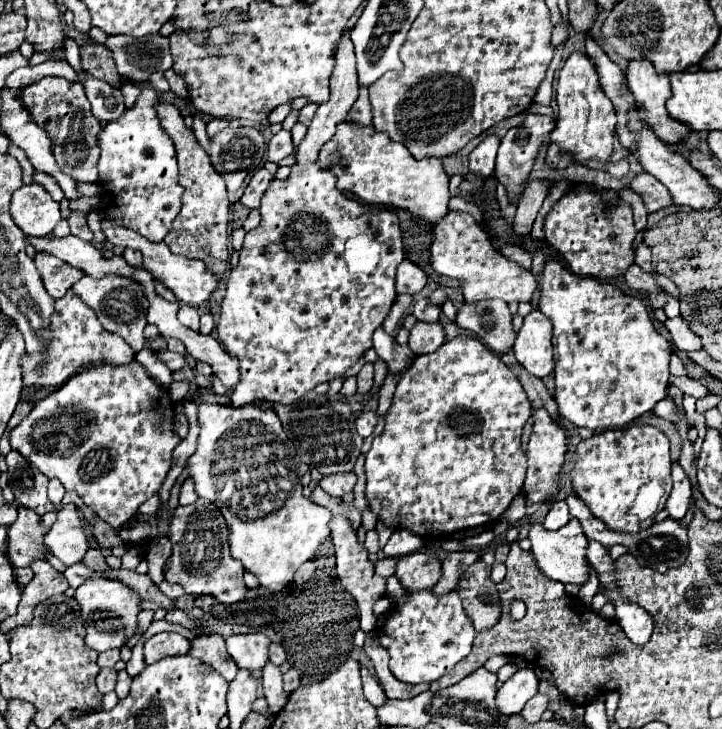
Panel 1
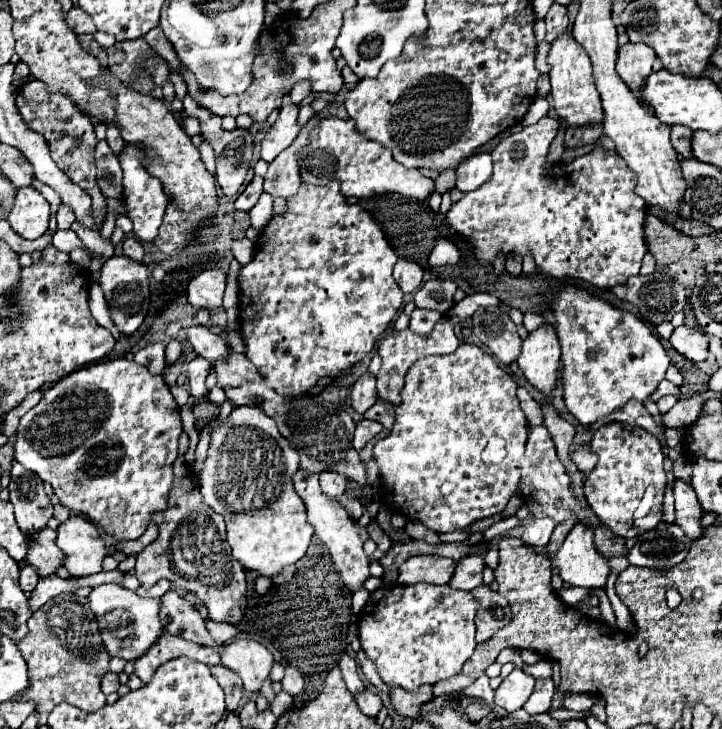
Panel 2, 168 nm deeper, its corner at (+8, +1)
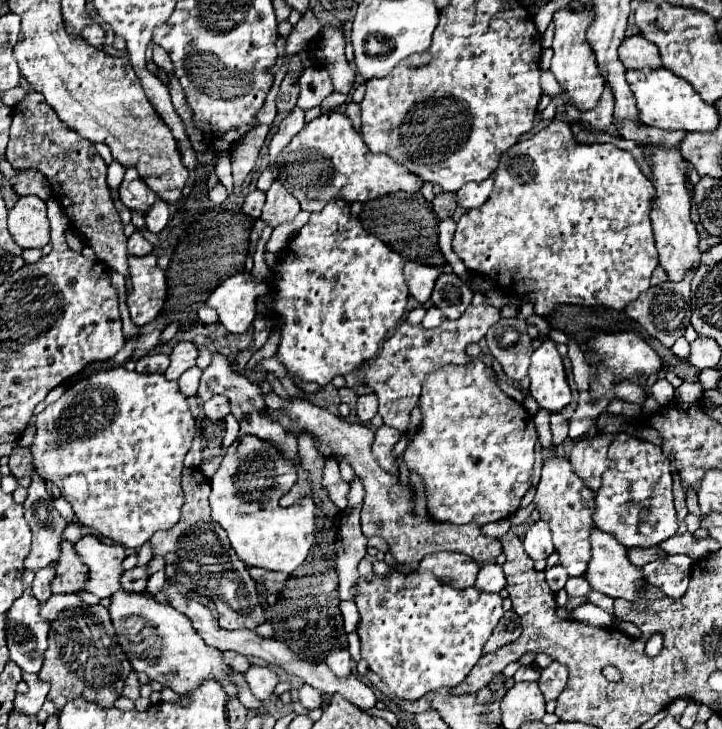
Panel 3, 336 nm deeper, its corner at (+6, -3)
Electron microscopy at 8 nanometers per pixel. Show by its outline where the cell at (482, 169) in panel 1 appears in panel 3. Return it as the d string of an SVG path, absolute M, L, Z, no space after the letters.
M488 176L484 182L466 182L458 190L458 204L466 210L482 206L494 188L494 178Z

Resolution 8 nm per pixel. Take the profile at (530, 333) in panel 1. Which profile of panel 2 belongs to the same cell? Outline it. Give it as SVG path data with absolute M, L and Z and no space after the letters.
M550 324L538 328L522 342L522 354L516 360L526 380L542 394L556 388L560 368L560 342Z

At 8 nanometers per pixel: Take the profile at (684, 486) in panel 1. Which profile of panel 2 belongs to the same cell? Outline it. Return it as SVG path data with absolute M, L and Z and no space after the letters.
M676 480L674 498L676 498L676 524L686 532L688 538L692 538L692 540L700 538L700 534L704 534L704 526L700 524L704 510L700 506L692 486L684 484L682 480Z

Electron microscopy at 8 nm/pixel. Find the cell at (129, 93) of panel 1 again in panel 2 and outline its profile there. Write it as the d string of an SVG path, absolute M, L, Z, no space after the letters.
M108 126L108 132L106 132L106 142L110 146L110 150L114 152L114 156L120 156L120 150L124 148L124 140L120 138L120 128L118 126Z

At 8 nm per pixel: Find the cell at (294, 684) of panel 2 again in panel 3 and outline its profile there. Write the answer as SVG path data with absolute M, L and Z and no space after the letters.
M302 684L298 688L298 700L304 708L320 708L322 706L322 694L308 684Z

